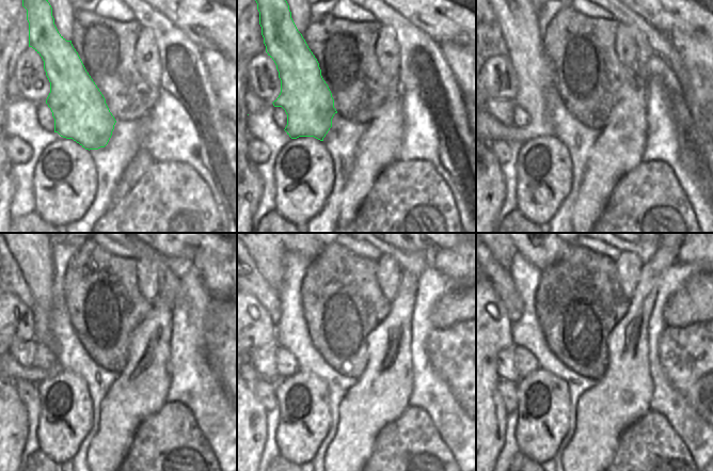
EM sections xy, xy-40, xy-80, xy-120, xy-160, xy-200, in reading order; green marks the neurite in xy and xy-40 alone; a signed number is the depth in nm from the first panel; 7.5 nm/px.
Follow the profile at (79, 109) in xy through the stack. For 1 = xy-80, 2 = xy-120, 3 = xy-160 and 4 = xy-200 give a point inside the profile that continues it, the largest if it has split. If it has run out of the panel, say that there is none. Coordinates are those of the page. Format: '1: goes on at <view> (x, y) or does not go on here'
1: goes on at xy-80 (516, 15)
2: goes on at xy-120 (33, 254)
3: goes on at xy-160 (268, 254)
4: goes on at xy-200 (504, 254)

